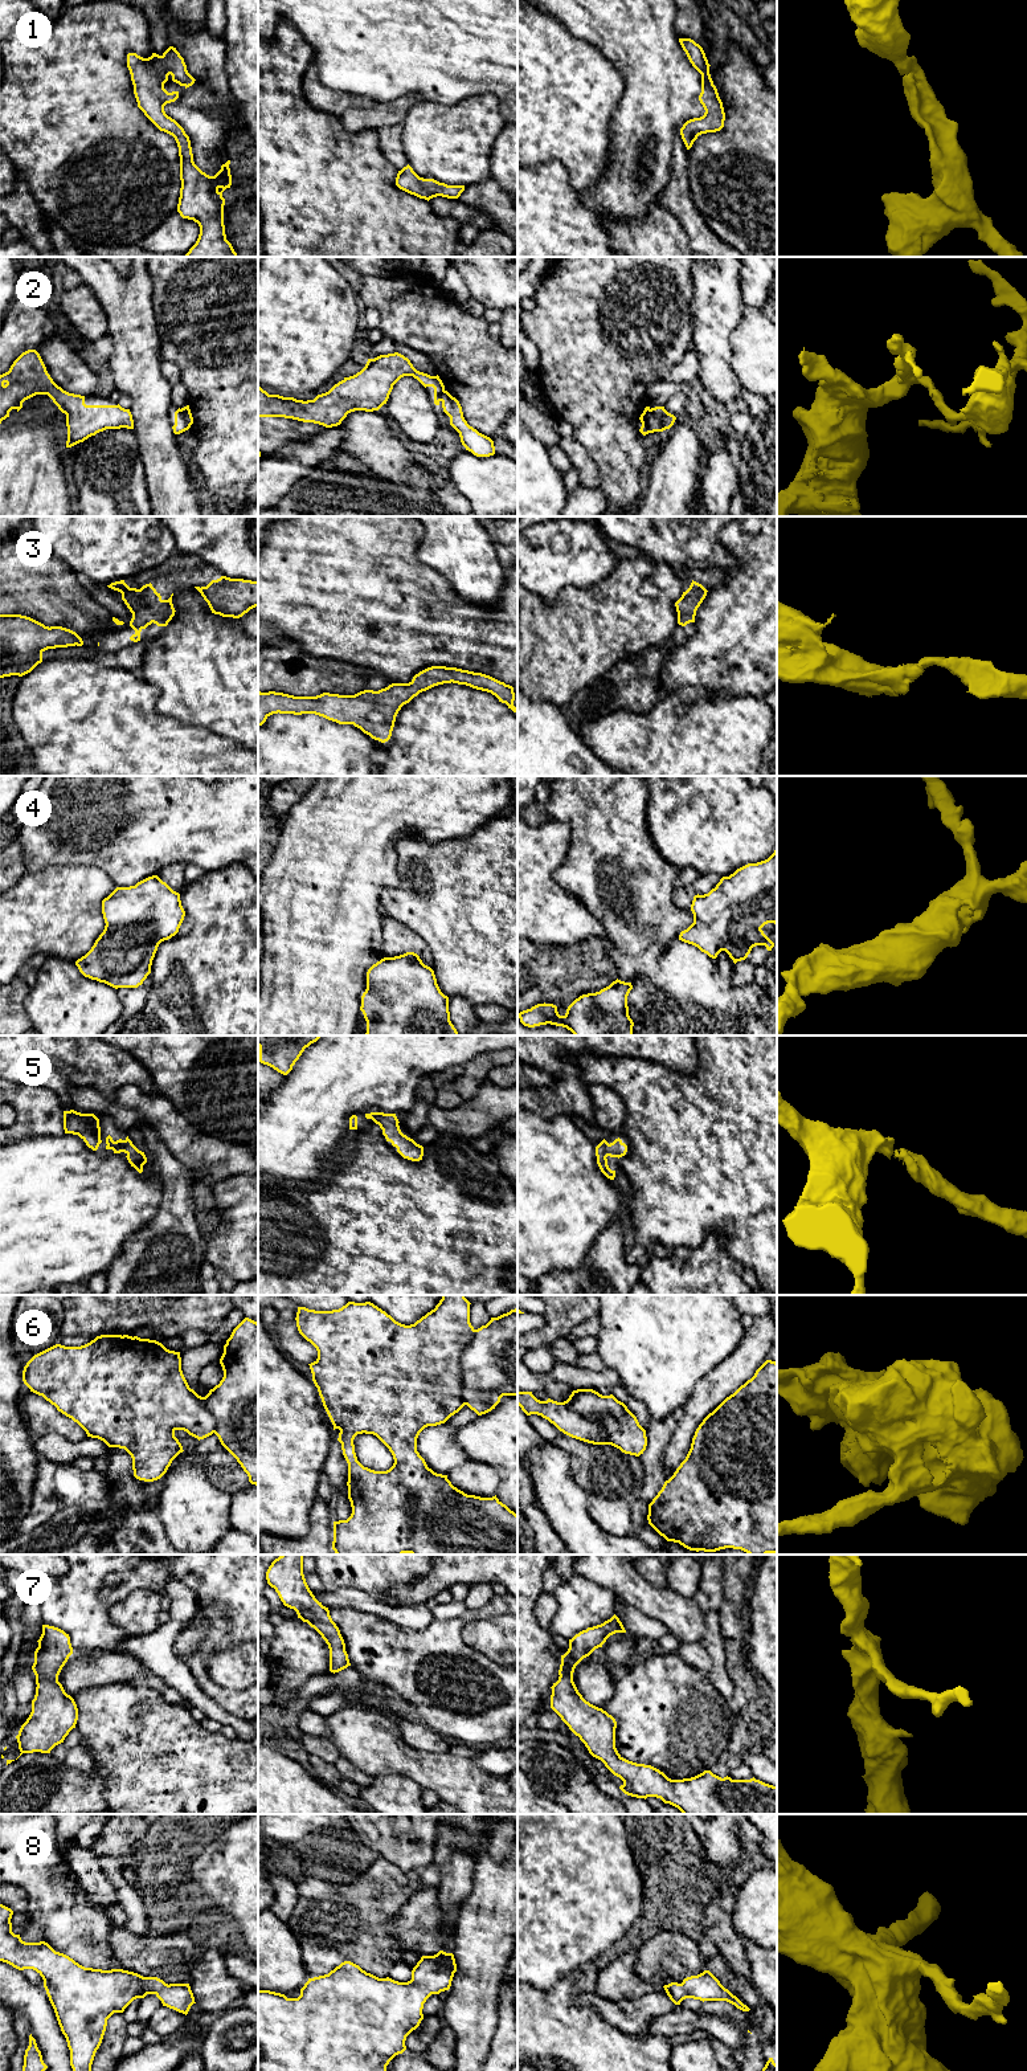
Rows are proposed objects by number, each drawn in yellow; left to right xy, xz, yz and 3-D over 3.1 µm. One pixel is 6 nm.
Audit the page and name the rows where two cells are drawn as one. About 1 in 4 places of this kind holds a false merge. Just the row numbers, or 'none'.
2, 6

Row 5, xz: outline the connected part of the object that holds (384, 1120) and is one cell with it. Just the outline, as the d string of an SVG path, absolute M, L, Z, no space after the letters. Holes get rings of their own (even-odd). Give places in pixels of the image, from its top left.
M371 1112L365 1114L365 1118L372 1119L376 1124L380 1126L386 1141L390 1141L404 1159L412 1161L422 1160L424 1147L401 1132L398 1126L400 1122L396 1114Z

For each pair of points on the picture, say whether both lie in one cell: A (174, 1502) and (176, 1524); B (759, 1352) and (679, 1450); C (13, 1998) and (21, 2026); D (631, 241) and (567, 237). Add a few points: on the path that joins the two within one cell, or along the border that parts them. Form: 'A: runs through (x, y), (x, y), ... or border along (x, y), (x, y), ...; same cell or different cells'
A: runs through (176, 1507), (176, 1519); same cell
B: runs through (733, 1372), (695, 1410), (687, 1425); same cell
C: border along (13, 2010), (27, 2018), (31, 2033); different cells
D: border along (604, 225), (612, 242); different cells

